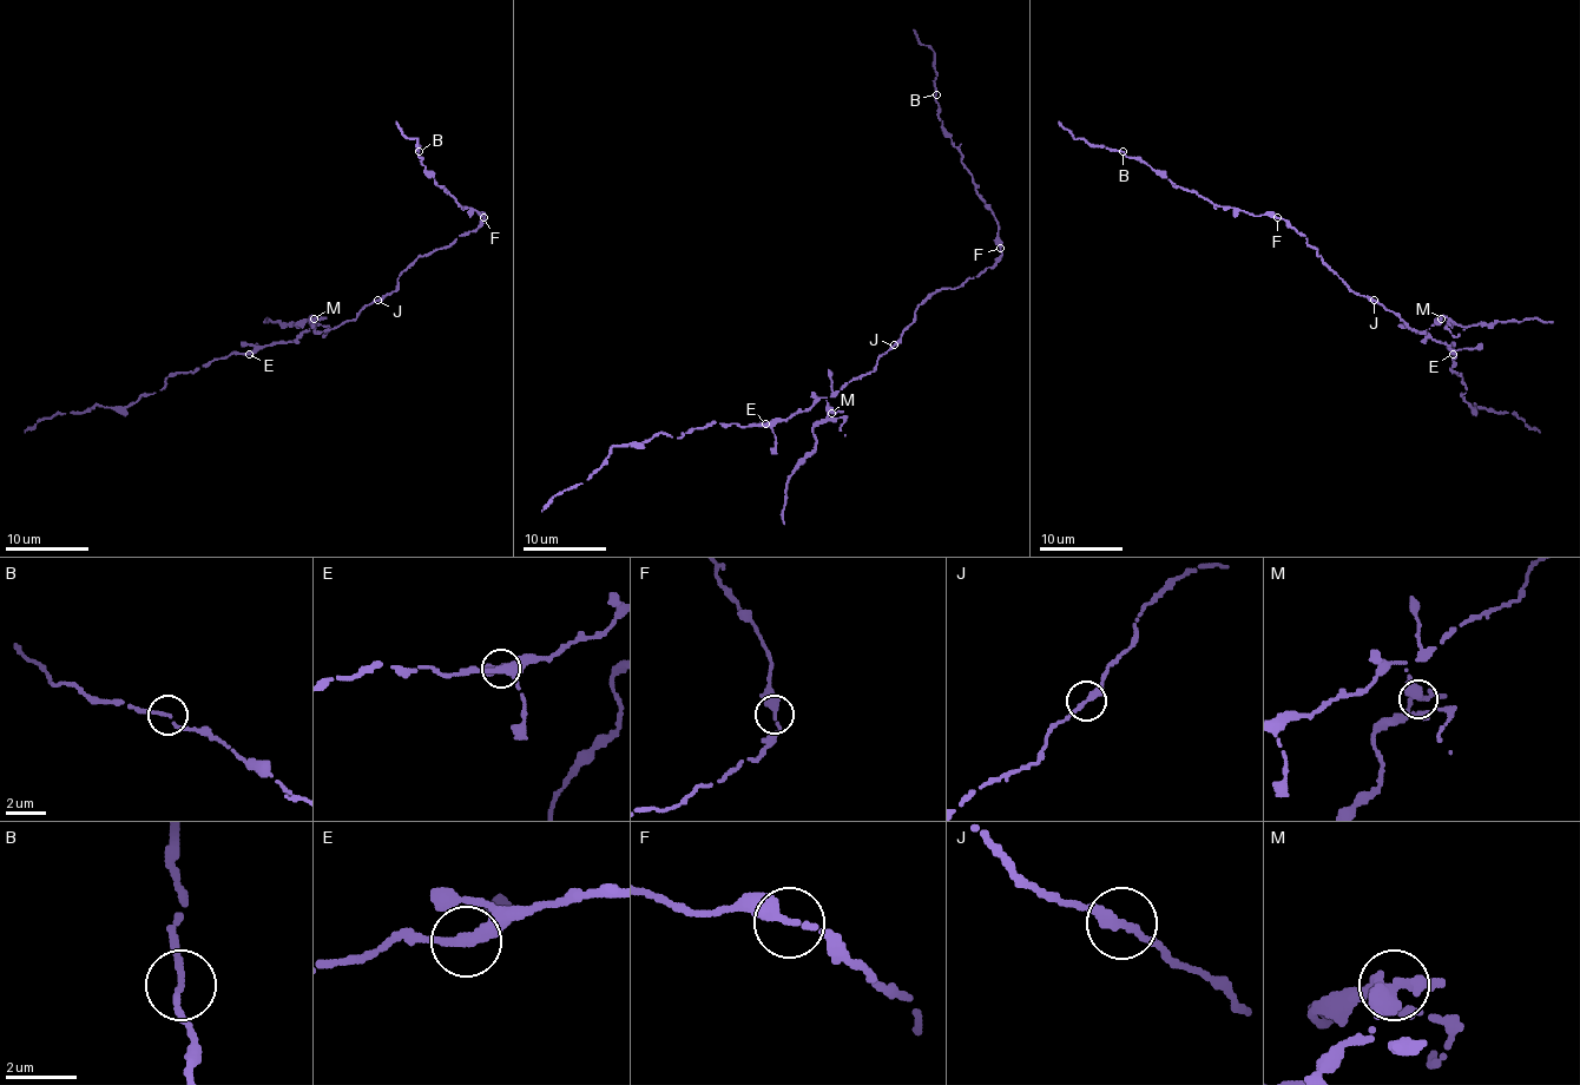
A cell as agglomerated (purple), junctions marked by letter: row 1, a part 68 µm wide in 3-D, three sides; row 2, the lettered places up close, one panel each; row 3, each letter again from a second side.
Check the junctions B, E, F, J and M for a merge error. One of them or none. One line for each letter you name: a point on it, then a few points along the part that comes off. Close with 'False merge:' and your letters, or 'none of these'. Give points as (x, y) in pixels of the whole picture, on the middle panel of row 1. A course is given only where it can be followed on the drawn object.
M: (831, 413) | (831, 413), (814, 428), (815, 448), (787, 484), (784, 523)
False merge: M

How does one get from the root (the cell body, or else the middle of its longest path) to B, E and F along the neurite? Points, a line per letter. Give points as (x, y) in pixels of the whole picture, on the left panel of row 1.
B: (375, 300), (395, 289), (397, 277), (419, 256), (446, 248), (485, 219), (436, 184), (419, 151)
E: (375, 300), (354, 319), (331, 329), (302, 331), (293, 341), (257, 346), (249, 354)
F: (375, 300), (395, 289), (397, 277), (419, 256), (446, 248), (455, 238), (479, 228), (482, 217)

